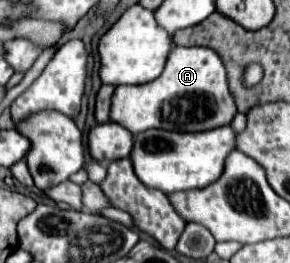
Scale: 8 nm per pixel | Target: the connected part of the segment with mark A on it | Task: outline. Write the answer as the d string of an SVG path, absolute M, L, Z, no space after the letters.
M173 47L161 77L145 85L117 87L111 109L111 121L125 125L133 133L153 127L173 131L217 129L229 125L235 115L237 105L229 91L225 63L209 47Z

